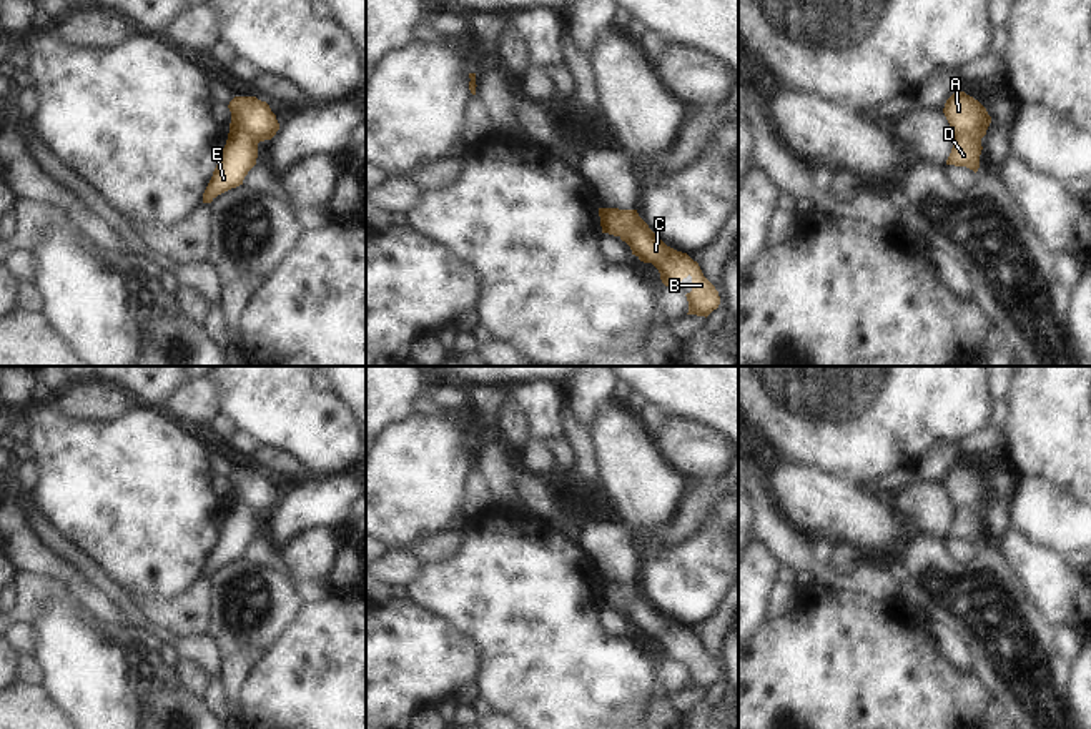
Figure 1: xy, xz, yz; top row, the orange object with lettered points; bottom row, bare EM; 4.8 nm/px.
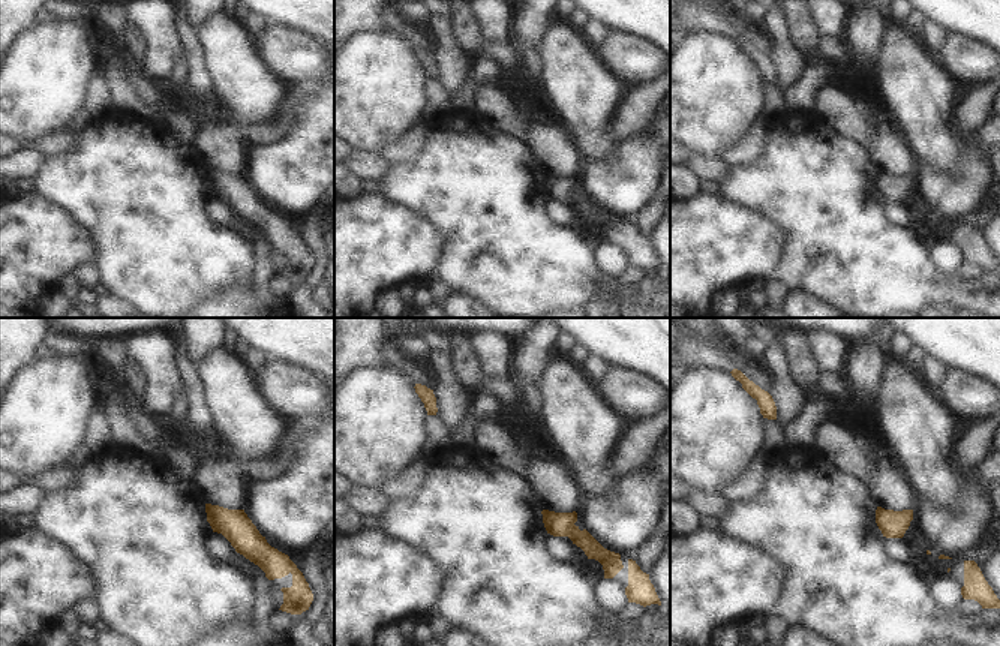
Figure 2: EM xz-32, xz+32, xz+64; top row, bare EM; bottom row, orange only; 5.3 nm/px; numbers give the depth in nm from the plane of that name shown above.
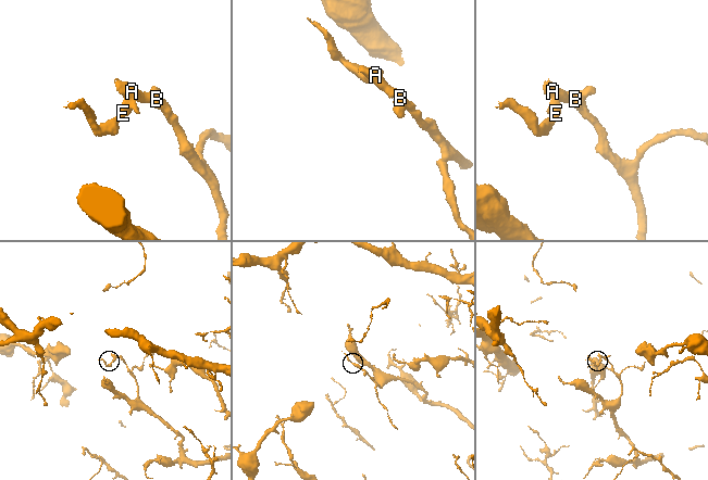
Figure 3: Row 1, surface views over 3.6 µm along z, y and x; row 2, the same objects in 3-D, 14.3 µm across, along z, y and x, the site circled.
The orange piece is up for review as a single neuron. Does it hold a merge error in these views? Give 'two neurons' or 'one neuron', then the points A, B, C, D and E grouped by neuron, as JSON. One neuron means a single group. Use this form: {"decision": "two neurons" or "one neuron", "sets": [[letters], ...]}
{"decision": "two neurons", "sets": [["A", "B", "C"], ["D", "E"]]}

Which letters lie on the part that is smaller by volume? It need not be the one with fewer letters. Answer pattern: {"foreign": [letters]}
{"foreign": ["D", "E"]}

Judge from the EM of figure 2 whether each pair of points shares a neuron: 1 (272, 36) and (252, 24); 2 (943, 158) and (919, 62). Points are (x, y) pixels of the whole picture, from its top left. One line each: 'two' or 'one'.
1: two
2: one

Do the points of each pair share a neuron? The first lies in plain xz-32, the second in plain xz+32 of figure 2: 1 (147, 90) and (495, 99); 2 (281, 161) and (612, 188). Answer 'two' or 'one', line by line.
1: one
2: one

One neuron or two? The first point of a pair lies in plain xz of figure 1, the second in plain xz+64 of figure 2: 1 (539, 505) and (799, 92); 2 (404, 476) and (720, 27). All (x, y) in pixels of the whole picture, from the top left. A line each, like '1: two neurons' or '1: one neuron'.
1: two neurons
2: two neurons

